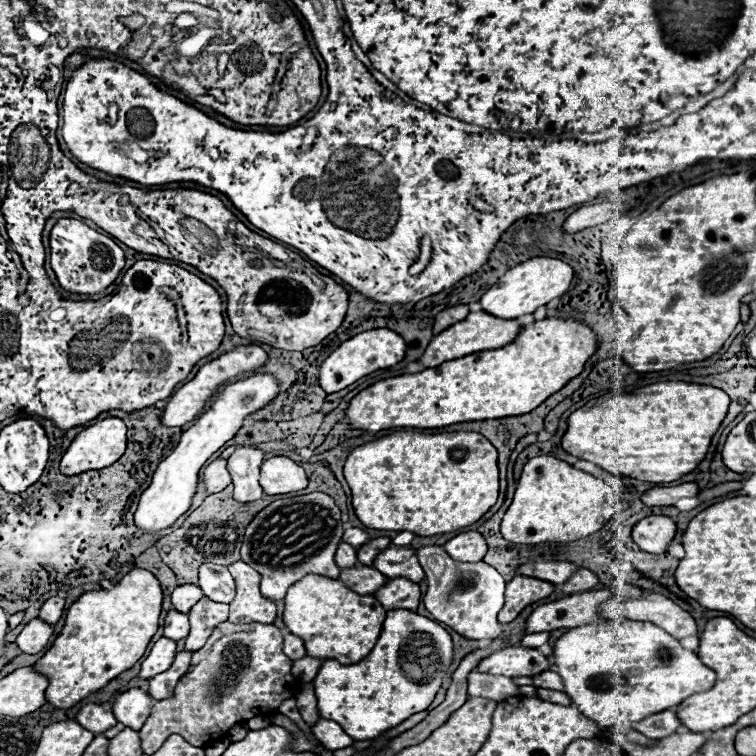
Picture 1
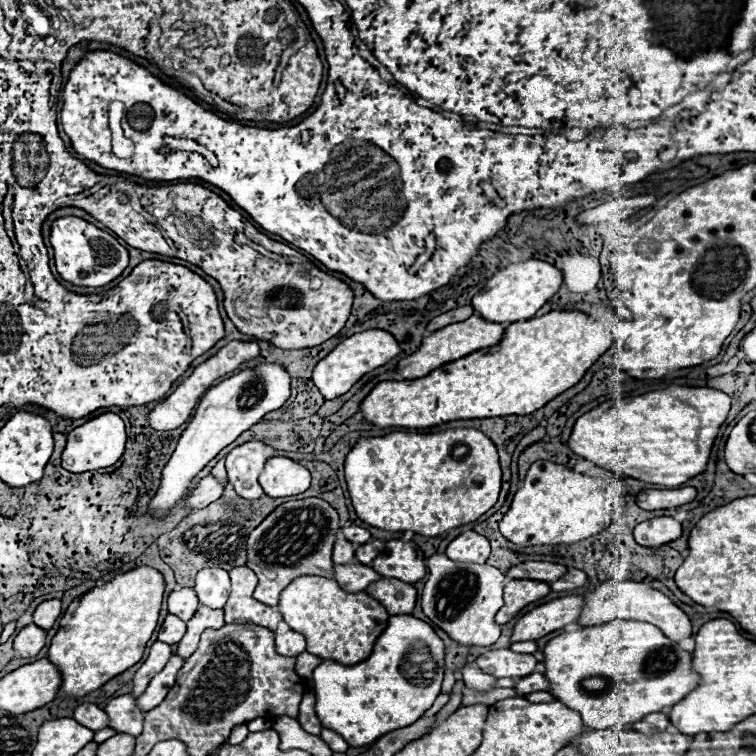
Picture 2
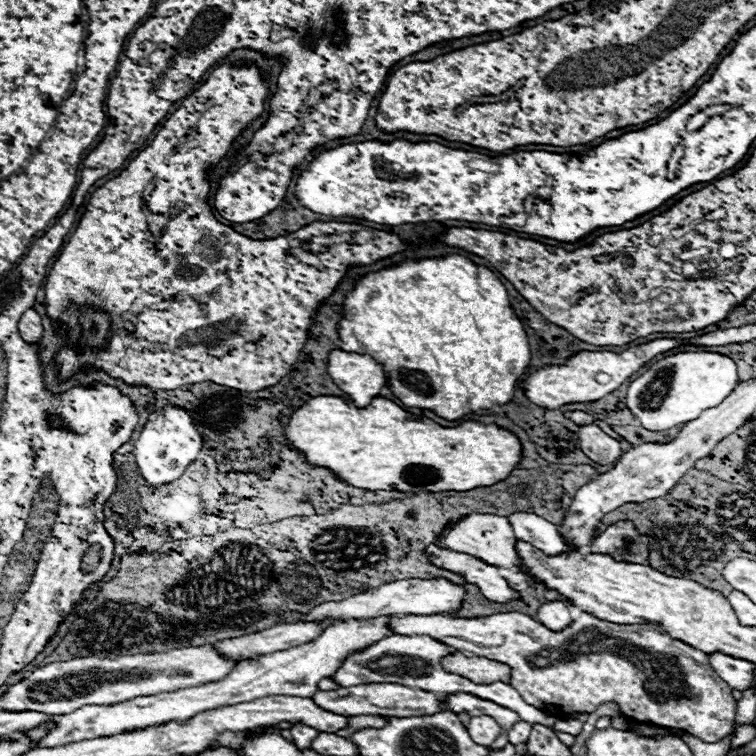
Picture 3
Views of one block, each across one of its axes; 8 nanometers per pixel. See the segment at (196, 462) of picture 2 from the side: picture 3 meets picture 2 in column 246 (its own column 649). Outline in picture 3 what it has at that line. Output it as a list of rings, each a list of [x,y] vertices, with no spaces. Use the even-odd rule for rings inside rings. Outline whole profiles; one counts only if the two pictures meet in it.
[[[678,352],[654,362],[648,372],[630,382],[626,406],[646,430],[668,430],[724,402],[738,382],[738,368],[732,358],[716,352]]]

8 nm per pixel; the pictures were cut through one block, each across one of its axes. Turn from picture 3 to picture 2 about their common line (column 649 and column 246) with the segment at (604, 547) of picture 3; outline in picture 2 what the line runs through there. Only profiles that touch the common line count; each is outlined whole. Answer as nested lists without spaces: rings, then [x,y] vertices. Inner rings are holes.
[[[304,498],[280,504],[256,526],[246,538],[246,566],[258,574],[254,598],[268,606],[276,606],[280,592],[300,576],[334,576],[332,546],[340,530],[338,512],[320,498]]]

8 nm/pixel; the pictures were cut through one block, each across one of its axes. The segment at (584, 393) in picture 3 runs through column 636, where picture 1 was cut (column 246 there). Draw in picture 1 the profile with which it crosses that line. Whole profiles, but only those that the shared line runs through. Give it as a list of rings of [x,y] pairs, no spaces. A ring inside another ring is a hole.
[[[236,346],[236,348],[228,350],[228,352],[224,352],[224,354],[218,356],[216,360],[204,364],[204,366],[196,372],[196,376],[194,376],[190,382],[186,382],[182,388],[178,388],[178,390],[170,396],[168,404],[162,408],[160,422],[162,422],[164,426],[184,426],[186,422],[194,420],[194,418],[204,410],[206,400],[216,394],[218,386],[222,386],[228,378],[236,376],[238,372],[252,372],[252,370],[260,368],[264,362],[266,362],[266,352],[264,352],[260,346]]]

